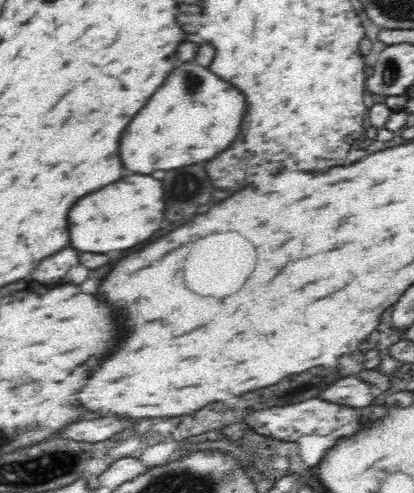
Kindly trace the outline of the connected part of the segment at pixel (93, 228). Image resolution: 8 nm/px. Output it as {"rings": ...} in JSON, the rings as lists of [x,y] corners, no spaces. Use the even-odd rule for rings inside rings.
{"rings":[[[126,176],[110,188],[98,190],[70,212],[70,232],[72,246],[82,252],[122,252],[136,248],[154,238],[154,234],[164,224],[166,212],[166,188],[164,182],[154,176]]]}

